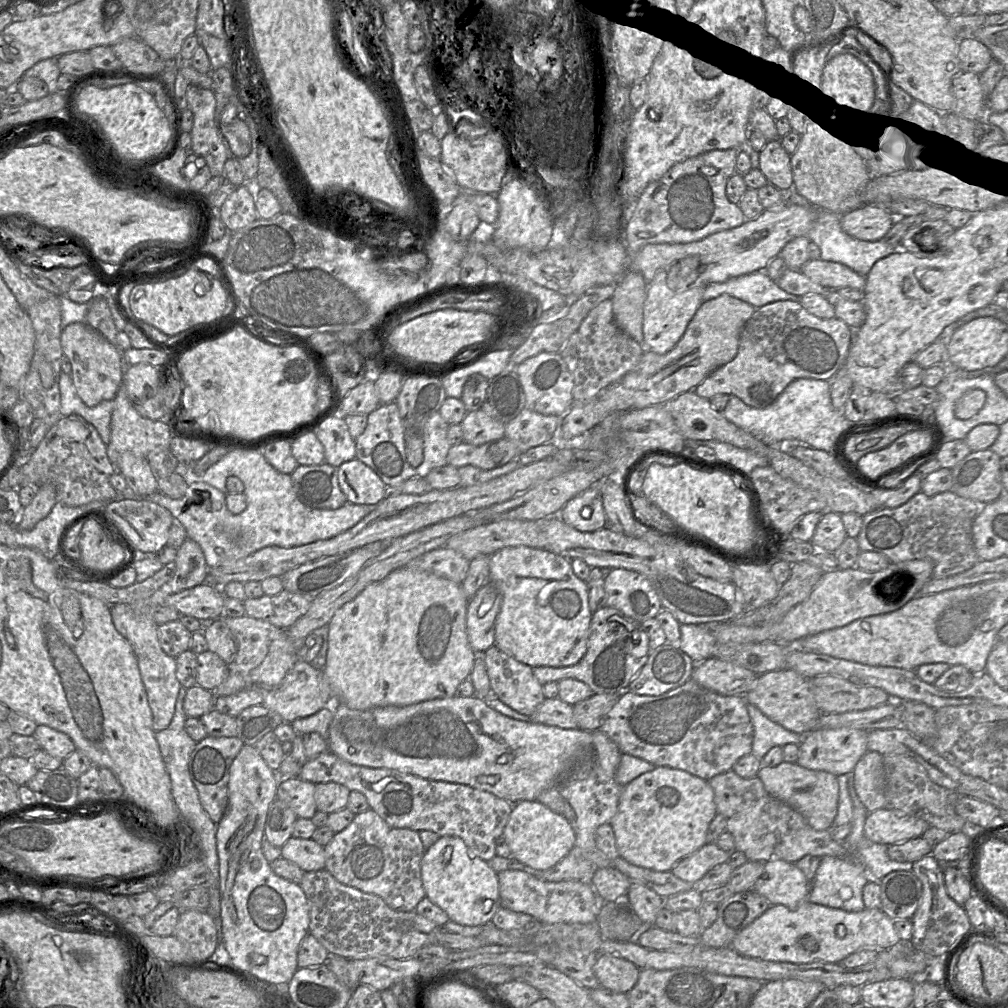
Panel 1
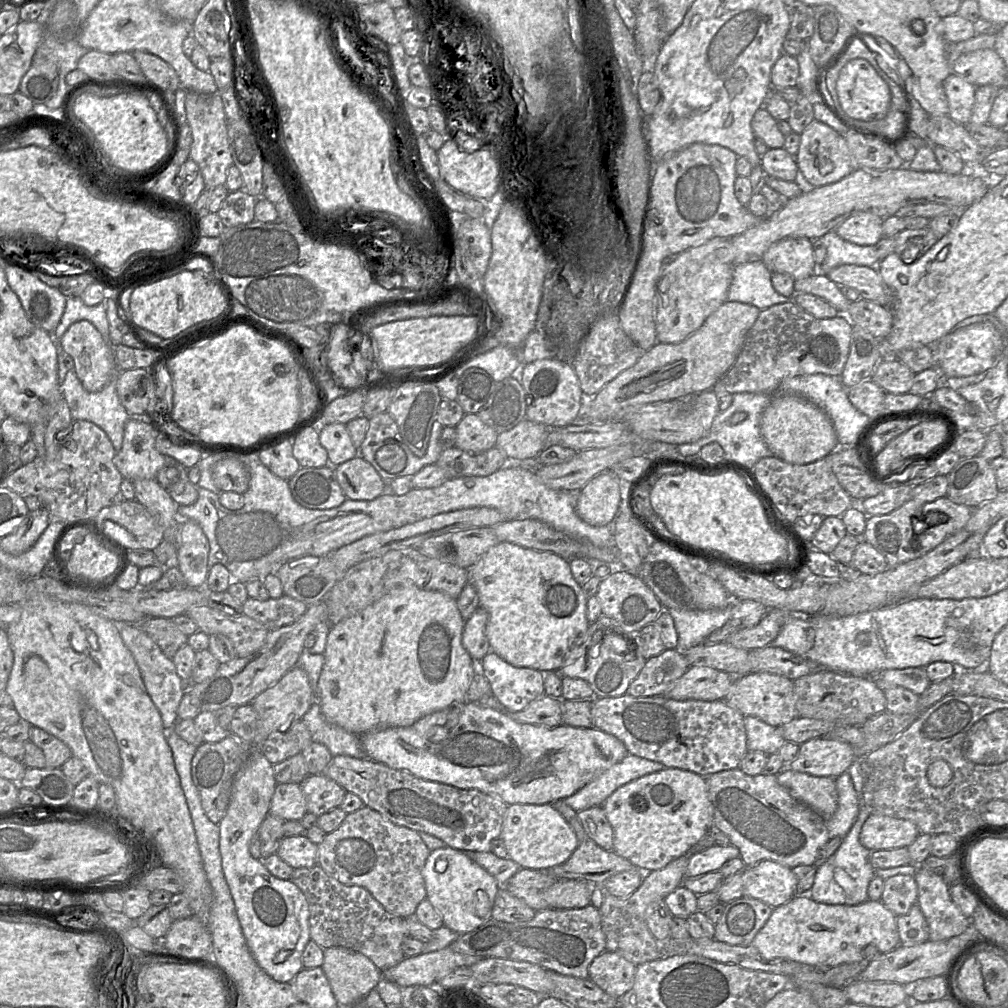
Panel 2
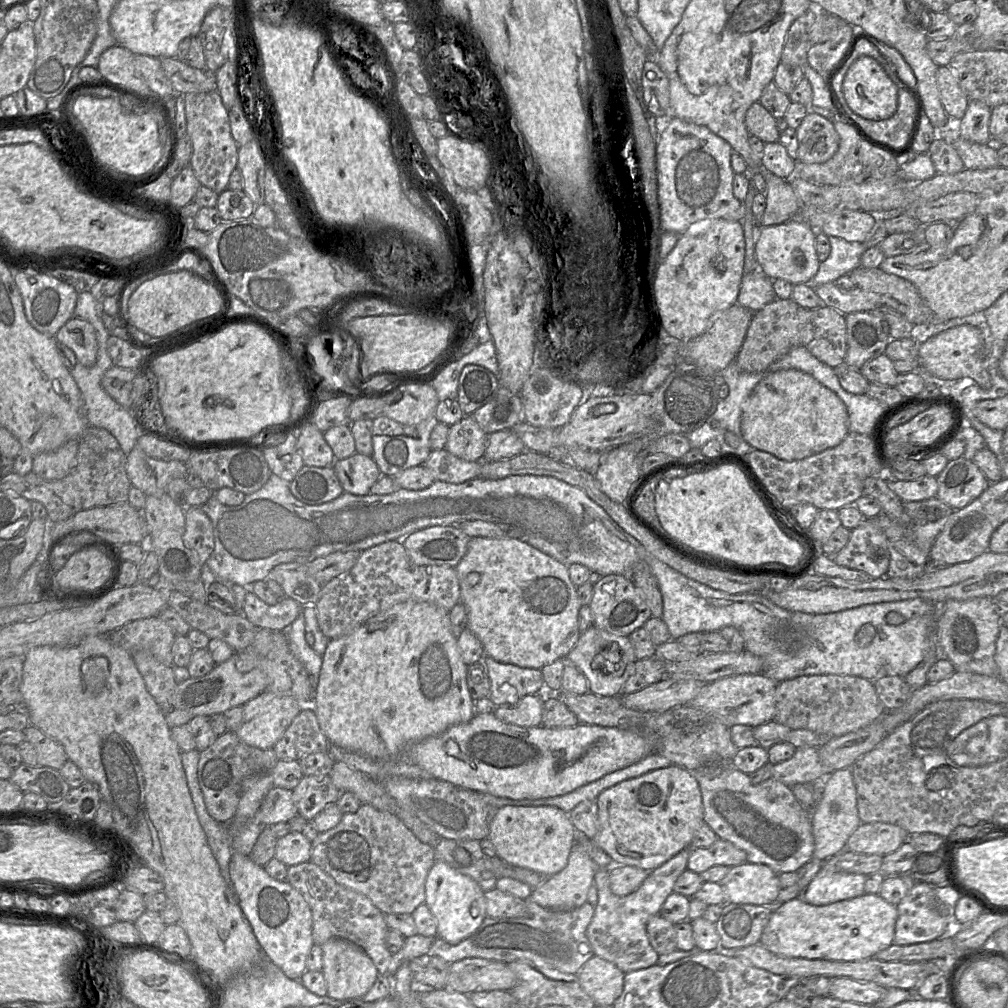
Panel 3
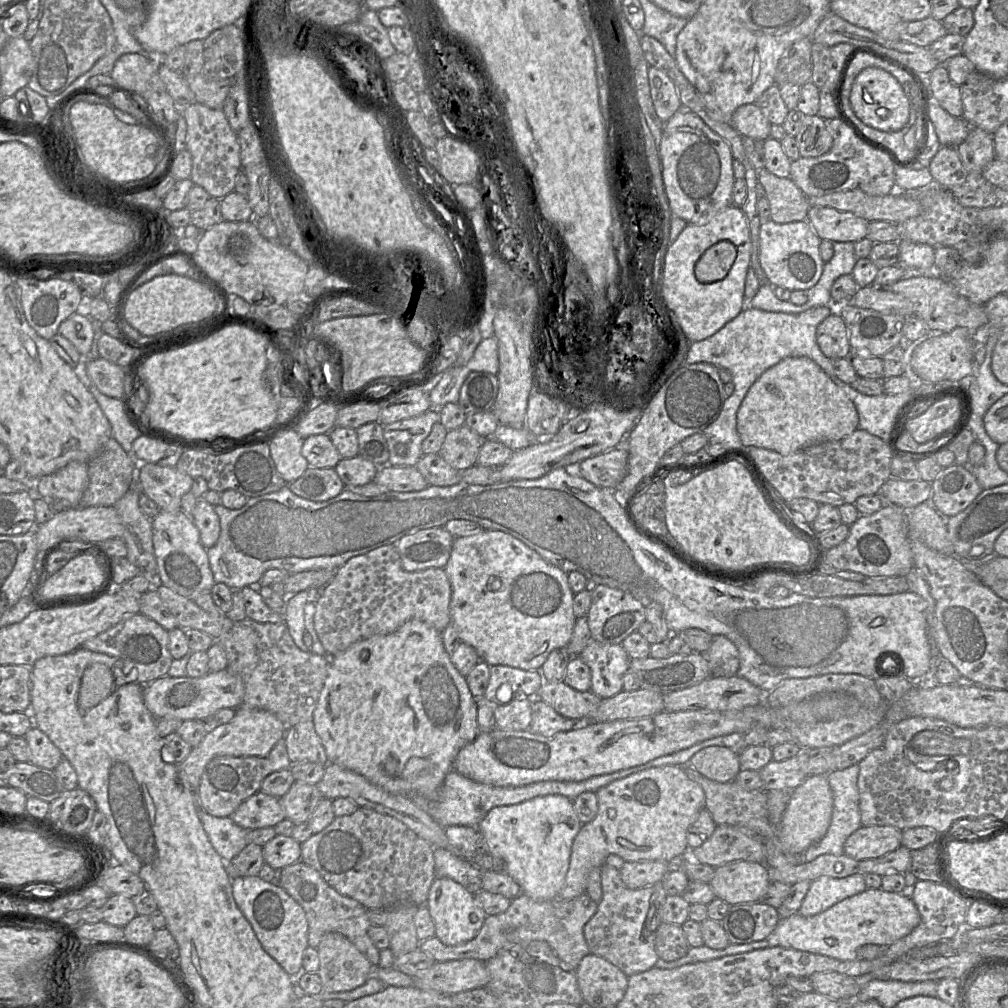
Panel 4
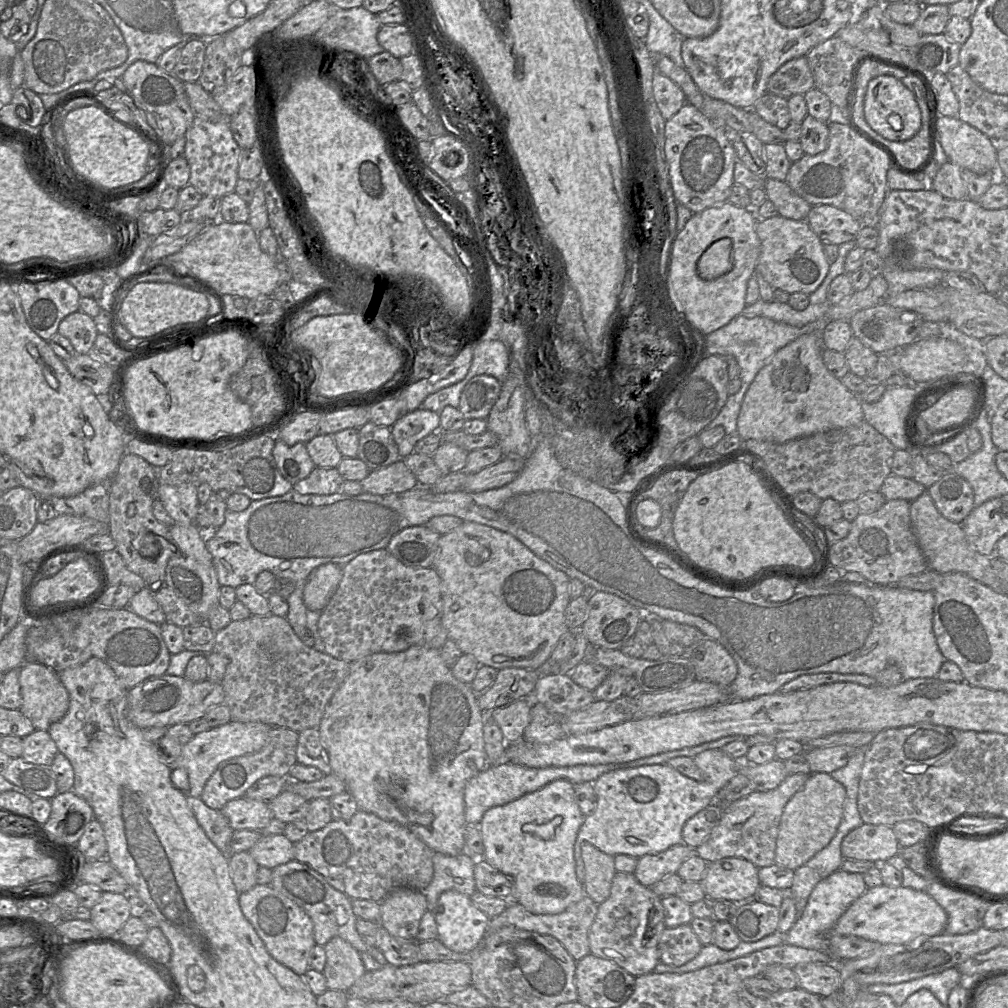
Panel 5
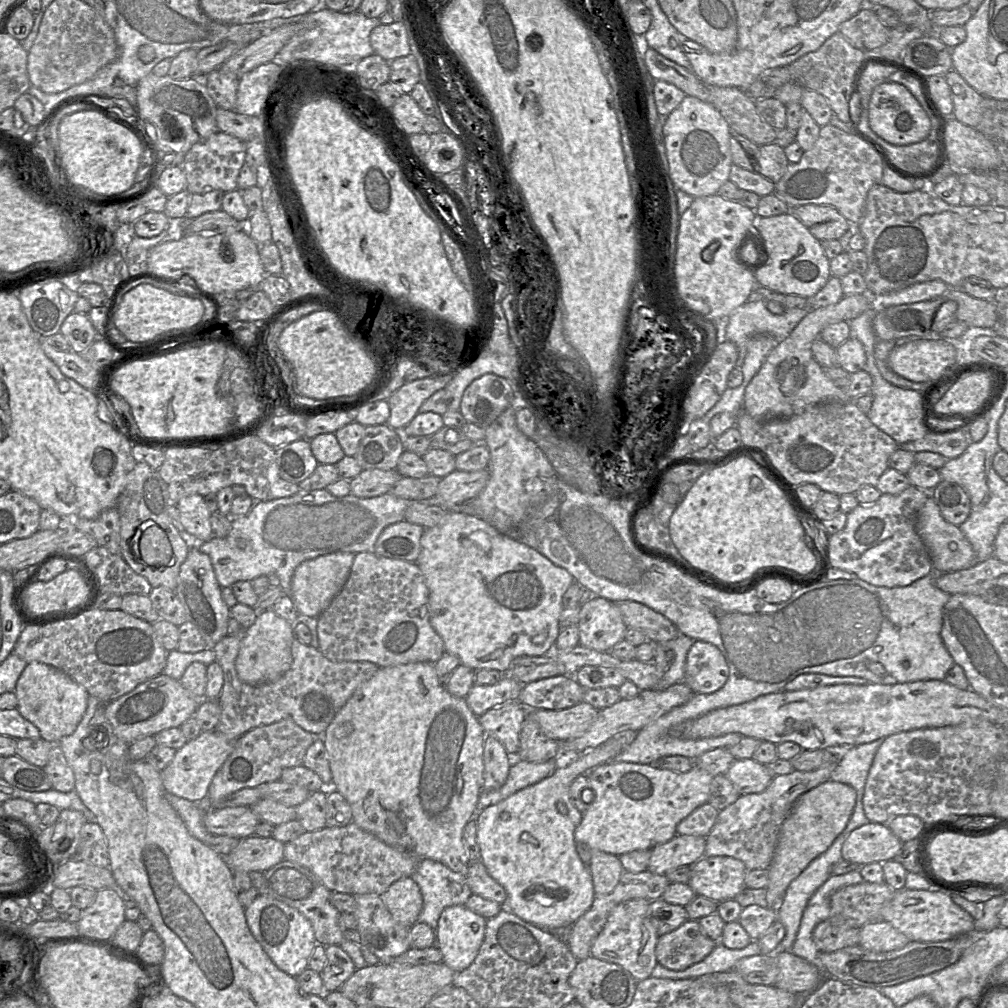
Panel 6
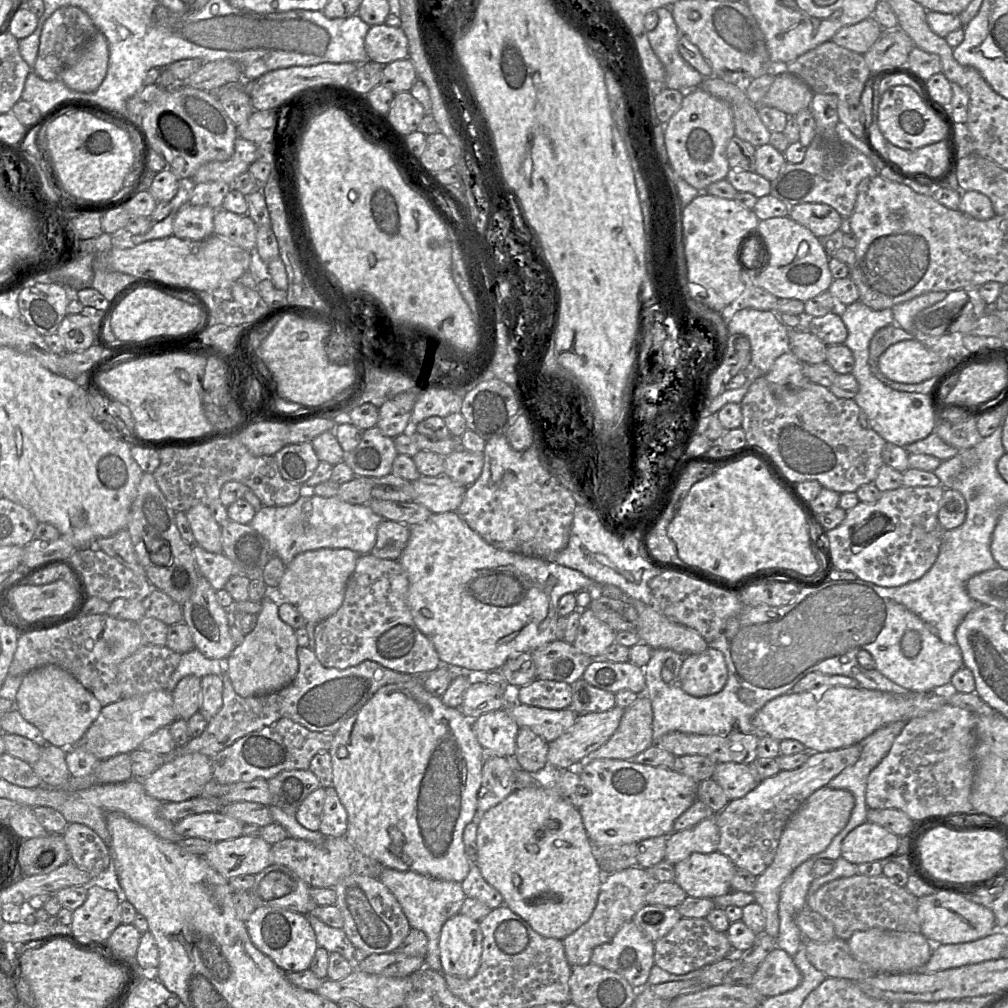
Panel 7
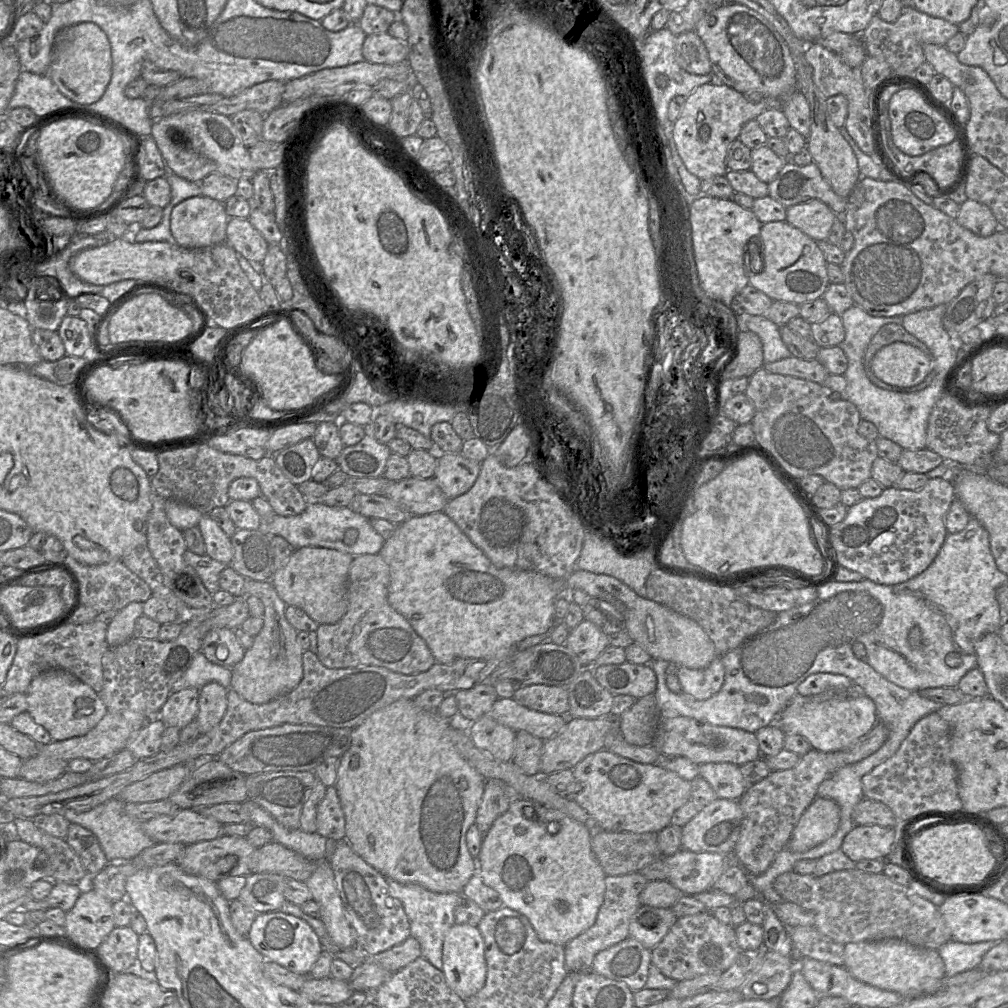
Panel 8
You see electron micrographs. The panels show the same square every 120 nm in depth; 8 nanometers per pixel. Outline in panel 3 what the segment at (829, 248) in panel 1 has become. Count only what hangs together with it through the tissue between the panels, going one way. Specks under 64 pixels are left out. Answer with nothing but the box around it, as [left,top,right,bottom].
[810,236,866,288]

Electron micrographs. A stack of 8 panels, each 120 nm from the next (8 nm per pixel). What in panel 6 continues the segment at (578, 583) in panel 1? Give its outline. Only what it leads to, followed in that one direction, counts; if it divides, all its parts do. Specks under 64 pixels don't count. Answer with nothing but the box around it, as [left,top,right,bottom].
[415,512,574,673]

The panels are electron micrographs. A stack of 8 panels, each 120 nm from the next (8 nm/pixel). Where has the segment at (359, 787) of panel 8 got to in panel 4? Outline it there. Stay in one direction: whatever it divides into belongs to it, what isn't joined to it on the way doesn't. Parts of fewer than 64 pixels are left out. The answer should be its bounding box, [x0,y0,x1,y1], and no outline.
[312,619,480,798]

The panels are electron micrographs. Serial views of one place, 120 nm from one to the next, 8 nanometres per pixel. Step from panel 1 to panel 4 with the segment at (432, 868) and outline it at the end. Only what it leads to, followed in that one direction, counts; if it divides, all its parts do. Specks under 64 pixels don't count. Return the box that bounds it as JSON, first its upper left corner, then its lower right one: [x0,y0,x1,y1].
[425,878,487,946]

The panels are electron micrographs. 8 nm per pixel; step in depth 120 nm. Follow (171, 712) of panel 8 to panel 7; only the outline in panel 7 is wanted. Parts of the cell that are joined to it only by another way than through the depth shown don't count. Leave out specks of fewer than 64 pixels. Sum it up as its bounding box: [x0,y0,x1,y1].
[172,675,201,721]

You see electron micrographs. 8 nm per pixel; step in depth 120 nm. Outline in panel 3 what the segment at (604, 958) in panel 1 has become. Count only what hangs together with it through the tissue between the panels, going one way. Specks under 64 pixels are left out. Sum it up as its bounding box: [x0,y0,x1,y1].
[576,955,625,1006]

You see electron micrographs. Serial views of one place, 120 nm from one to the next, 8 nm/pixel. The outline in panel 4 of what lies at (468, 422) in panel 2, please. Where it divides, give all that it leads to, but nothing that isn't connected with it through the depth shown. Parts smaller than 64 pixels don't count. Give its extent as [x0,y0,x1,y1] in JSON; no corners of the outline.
[438,424,483,471]

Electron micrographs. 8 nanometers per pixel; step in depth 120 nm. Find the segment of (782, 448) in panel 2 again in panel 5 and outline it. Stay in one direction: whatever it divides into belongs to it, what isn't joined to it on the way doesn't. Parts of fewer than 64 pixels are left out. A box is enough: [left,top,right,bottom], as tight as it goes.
[737,334,864,443]

